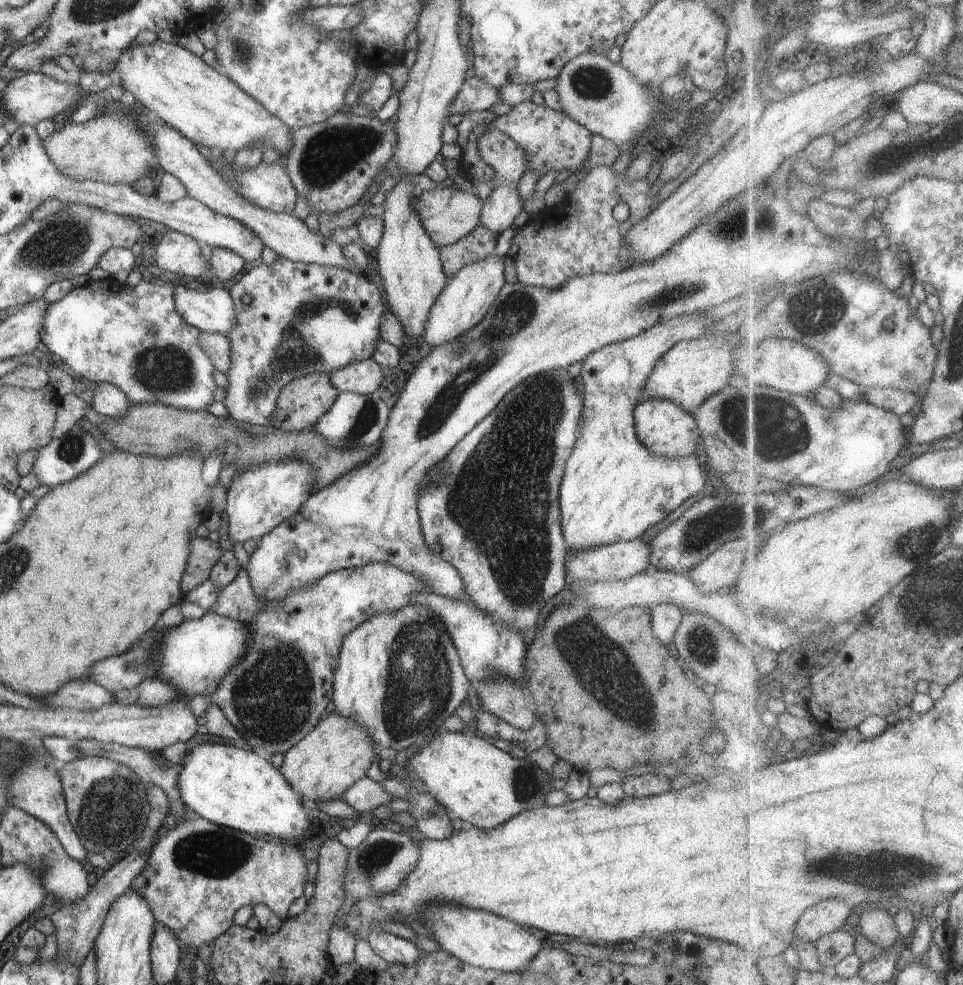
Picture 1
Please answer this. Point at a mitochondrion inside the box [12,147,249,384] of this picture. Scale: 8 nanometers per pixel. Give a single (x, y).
(56, 242)

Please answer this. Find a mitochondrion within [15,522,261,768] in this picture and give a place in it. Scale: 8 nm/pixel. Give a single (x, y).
(135, 667)

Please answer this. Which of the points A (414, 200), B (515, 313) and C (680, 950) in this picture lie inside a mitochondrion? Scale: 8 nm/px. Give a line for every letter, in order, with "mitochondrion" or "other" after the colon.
A: other
B: mitochondrion
C: mitochondrion

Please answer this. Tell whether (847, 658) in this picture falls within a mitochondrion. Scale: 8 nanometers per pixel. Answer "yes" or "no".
no

